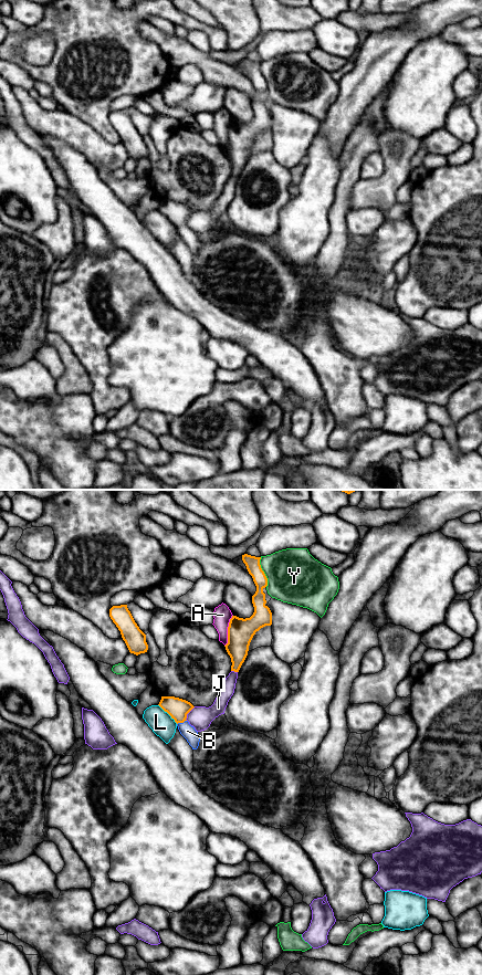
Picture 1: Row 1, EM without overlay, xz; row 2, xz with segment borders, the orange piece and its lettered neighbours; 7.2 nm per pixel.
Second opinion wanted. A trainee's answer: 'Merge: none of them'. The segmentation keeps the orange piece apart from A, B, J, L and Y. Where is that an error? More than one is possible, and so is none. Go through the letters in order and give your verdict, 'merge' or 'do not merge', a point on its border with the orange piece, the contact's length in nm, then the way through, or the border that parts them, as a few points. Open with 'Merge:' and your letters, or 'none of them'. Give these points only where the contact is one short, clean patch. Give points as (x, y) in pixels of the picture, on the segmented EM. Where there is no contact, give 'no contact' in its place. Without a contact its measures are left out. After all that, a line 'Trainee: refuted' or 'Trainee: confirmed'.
Merge: B
A: do not merge | xz (228, 630) | 240 nm
B: merge | xz (181, 722) | 80 nm | across xz (178, 709), (181, 722), (187, 731)
J: do not merge | xz (188, 712) | 120 nm
L: do not merge | xz (168, 713) | 200 nm
Y: do not merge | xz (263, 572) | 220 nm
Trainee: refuted

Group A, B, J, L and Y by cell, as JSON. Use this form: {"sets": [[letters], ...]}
{"sets": [["A"], ["B"], ["J"], ["L"], ["Y"]]}

